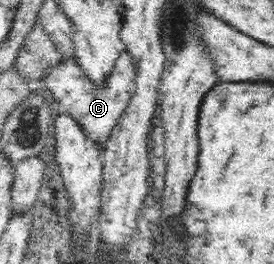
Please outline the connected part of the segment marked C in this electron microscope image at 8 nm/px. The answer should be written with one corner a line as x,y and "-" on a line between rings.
125,50
118,57
107,83
102,87
93,87
74,58
63,59
59,65
52,68
52,71
46,75
42,85
47,89
52,99
57,101
63,114
78,122
86,136
90,140
96,140
101,149
103,143
110,137
118,119
126,111
130,97
134,95
136,78
134,68
135,60

